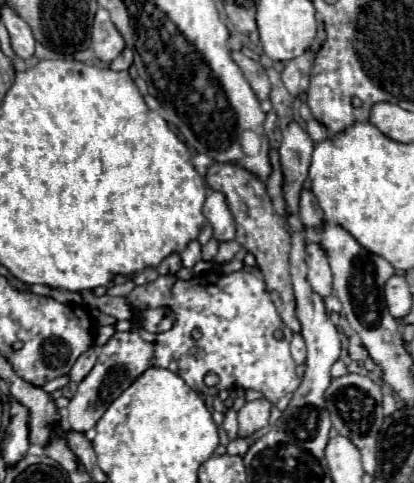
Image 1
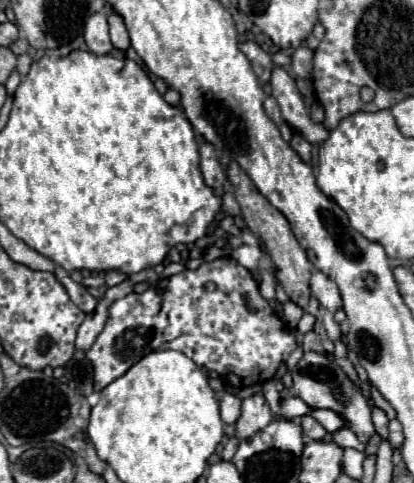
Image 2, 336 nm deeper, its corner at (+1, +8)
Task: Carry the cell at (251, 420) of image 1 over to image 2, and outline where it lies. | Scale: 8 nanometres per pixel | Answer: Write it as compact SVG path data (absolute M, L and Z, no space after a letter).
M253 394L245 398L241 404L241 416L235 424L237 430L235 436L239 440L247 440L257 432L261 432L271 420L273 420L273 412L269 410L269 404L263 398L263 394Z

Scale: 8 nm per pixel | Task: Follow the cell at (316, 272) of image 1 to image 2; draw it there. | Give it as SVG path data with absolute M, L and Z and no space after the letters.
M315 272L311 276L311 294L333 314L343 308L337 284L323 272Z

